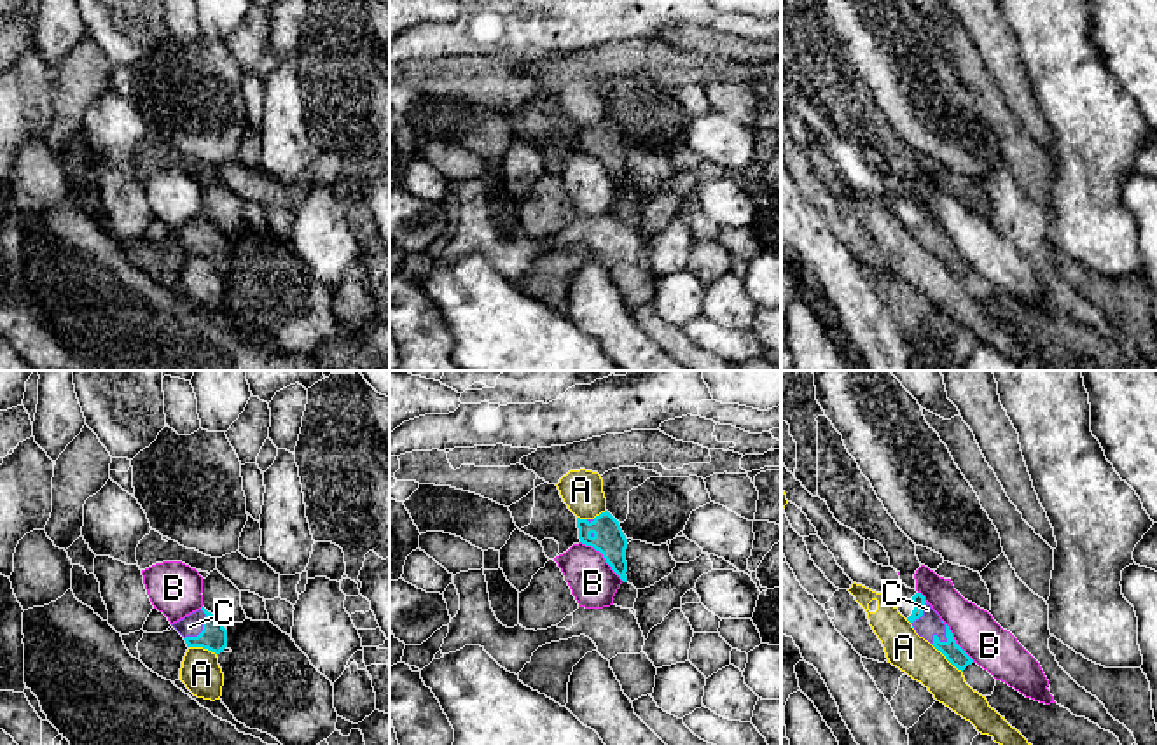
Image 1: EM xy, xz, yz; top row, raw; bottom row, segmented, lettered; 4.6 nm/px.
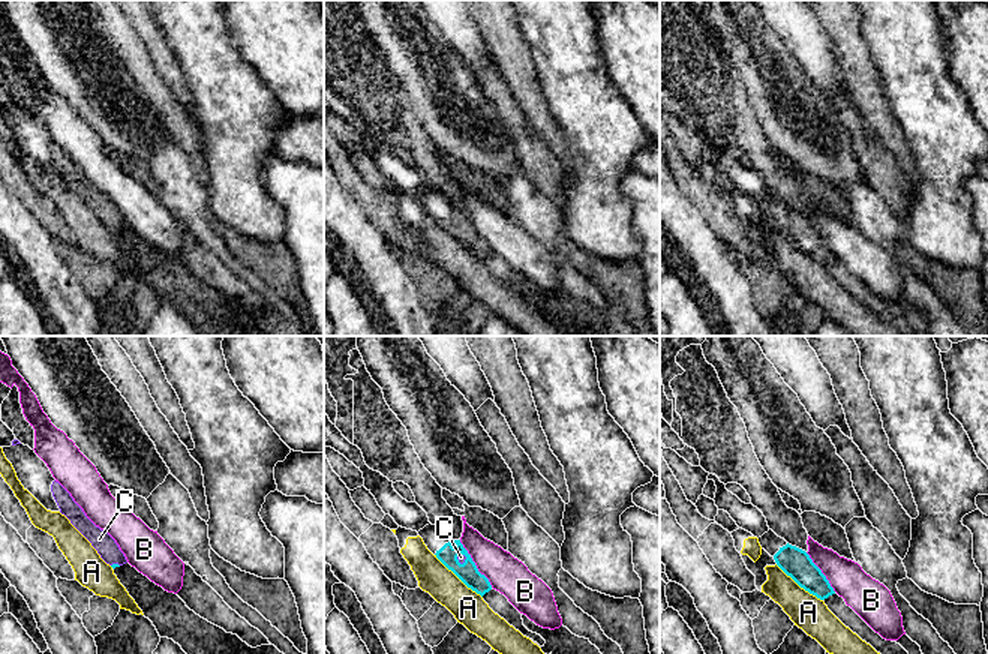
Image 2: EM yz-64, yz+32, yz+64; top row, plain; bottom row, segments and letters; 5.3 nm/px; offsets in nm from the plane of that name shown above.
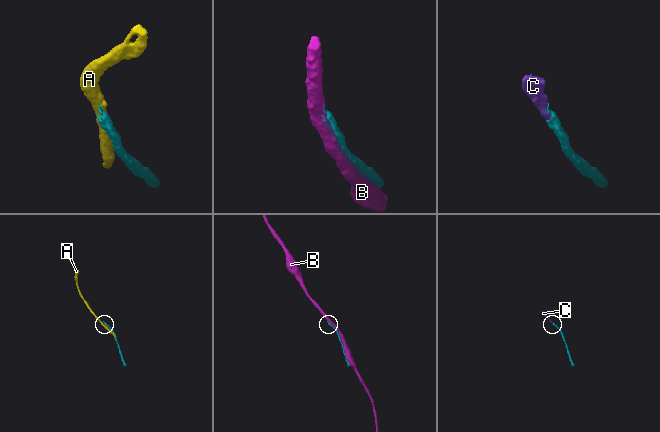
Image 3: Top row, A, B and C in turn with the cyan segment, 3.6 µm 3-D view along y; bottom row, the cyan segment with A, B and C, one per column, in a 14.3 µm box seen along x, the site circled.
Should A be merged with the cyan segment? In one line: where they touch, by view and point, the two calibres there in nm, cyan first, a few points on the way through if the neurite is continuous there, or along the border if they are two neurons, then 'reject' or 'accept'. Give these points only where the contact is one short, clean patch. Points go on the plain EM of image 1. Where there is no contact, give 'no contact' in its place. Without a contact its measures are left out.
meets cyan in yz at (946, 266); 90 nm thick on the cyan side, 180 nm on the other; reject

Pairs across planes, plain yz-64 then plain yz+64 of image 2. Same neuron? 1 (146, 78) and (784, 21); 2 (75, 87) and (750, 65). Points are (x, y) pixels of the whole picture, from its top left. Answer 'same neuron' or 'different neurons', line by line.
1: different neurons
2: same neuron

